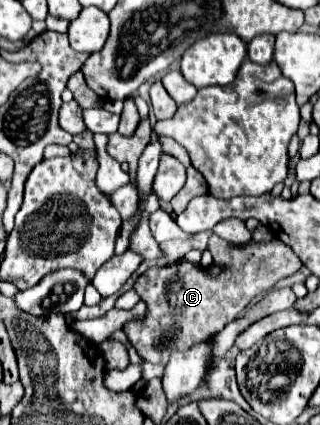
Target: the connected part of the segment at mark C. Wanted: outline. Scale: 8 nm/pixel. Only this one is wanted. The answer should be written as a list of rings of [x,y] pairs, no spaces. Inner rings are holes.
[[[212,235],[210,251],[214,255],[214,261],[224,265],[224,271],[214,279],[208,277],[202,267],[180,259],[162,269],[148,269],[136,281],[136,291],[146,303],[146,317],[128,321],[124,333],[144,361],[166,363],[174,349],[184,351],[194,343],[210,339],[214,333],[222,331],[230,321],[234,321],[258,293],[272,289],[276,281],[294,275],[302,267],[302,261],[296,257],[296,253],[276,237],[268,243],[250,241],[238,249],[232,243],[216,239],[216,235]],[[172,327],[174,335],[168,335],[168,329],[172,331]]]

